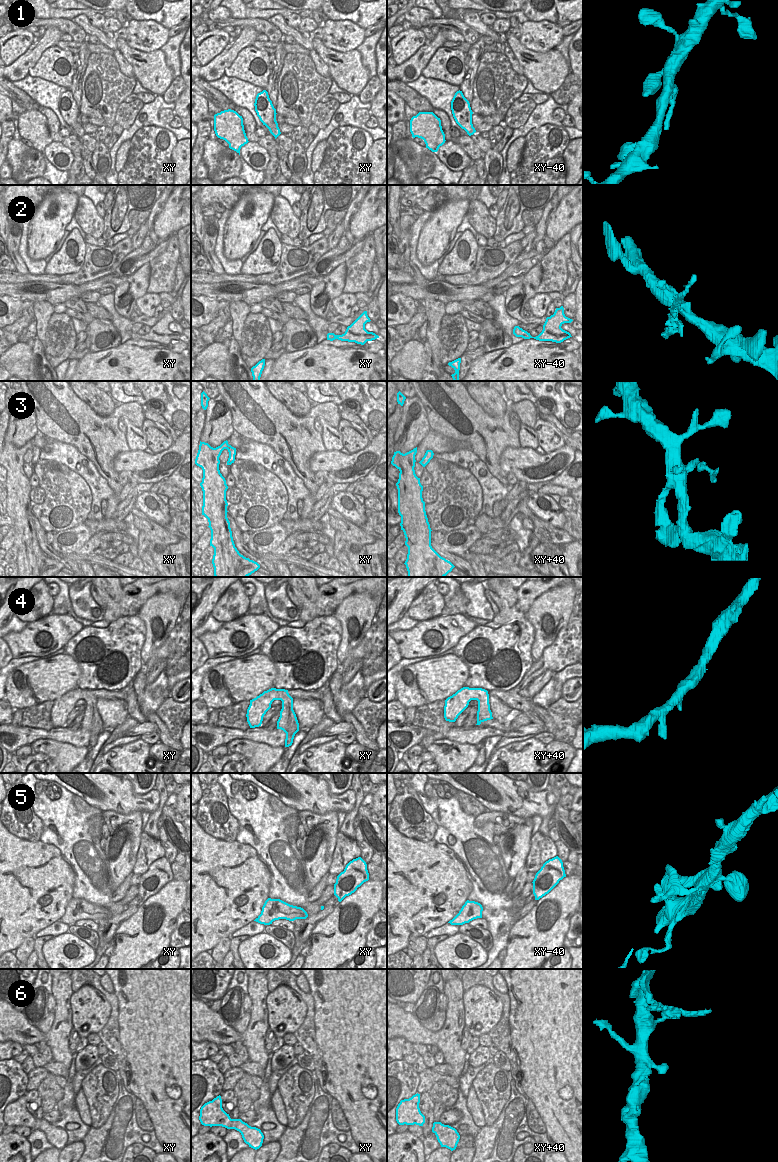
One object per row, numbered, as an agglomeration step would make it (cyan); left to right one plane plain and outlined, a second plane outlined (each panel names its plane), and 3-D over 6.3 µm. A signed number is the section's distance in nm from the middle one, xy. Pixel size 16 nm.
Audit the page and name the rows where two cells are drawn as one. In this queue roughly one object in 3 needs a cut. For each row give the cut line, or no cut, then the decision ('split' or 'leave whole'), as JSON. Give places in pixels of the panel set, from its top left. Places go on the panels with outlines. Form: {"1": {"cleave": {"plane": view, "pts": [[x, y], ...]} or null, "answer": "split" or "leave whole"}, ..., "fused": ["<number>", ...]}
{"1": {"cleave": null, "answer": "leave whole"}, "2": {"cleave": {"plane": "xy", "pts": [[337, 335], [328, 339]]}, "answer": "split"}, "3": {"cleave": {"plane": "xy", "pts": [[233, 447], [229, 452]]}, "answer": "split"}, "4": {"cleave": null, "answer": "leave whole"}, "5": {"cleave": null, "answer": "leave whole"}, "6": {"cleave": null, "answer": "leave whole"}, "fused": ["2", "3"]}

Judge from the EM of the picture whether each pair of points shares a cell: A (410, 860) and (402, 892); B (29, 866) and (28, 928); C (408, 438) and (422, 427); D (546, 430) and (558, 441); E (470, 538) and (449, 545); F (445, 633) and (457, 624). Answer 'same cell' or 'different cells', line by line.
A: same cell
B: same cell
C: same cell
D: same cell
E: same cell
F: same cell

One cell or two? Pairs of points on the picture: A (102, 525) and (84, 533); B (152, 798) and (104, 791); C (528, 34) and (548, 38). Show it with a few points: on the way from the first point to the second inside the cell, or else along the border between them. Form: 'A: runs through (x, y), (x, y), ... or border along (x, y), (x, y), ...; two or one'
A: border along (83, 523), (92, 535); two
B: runs through (140, 799), (122, 799), (116, 794); one
C: runs through (533, 34), (535, 36), (543, 36); one

